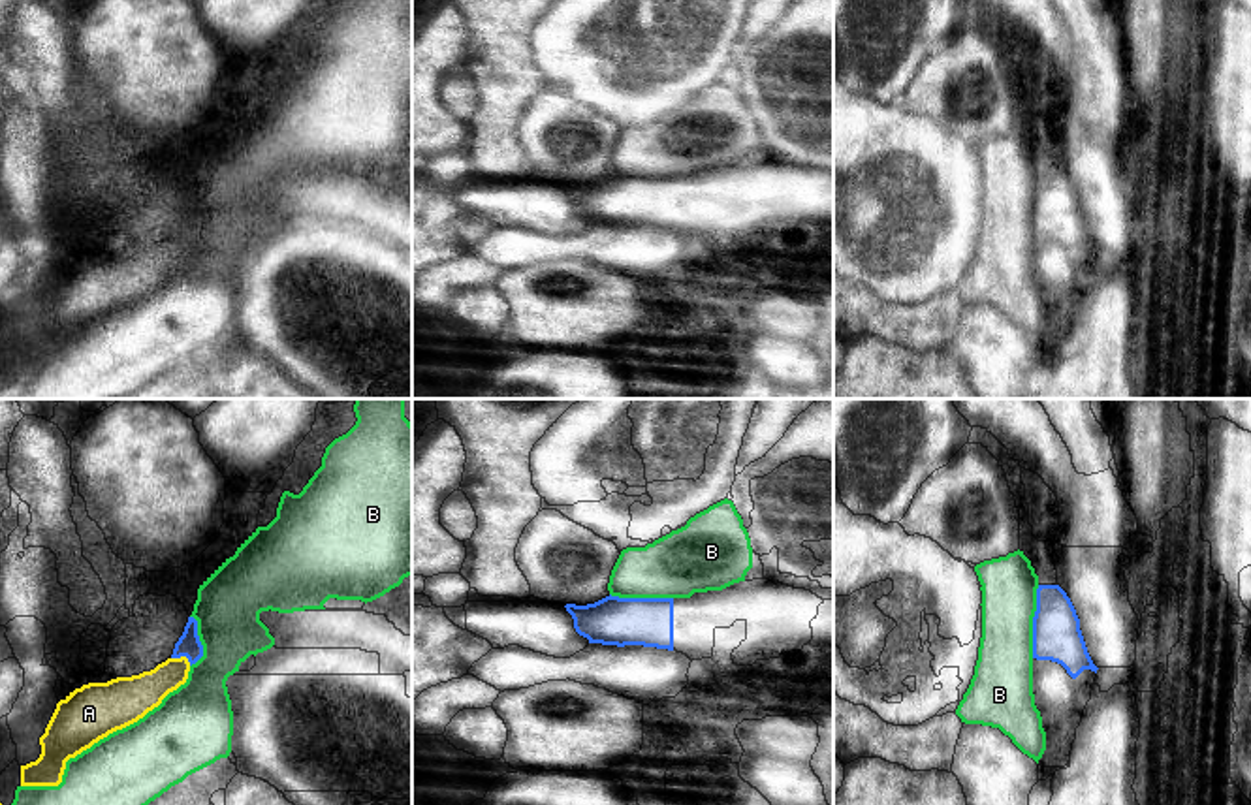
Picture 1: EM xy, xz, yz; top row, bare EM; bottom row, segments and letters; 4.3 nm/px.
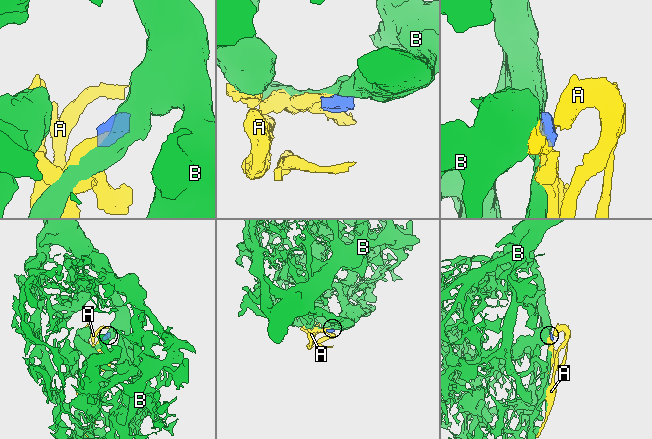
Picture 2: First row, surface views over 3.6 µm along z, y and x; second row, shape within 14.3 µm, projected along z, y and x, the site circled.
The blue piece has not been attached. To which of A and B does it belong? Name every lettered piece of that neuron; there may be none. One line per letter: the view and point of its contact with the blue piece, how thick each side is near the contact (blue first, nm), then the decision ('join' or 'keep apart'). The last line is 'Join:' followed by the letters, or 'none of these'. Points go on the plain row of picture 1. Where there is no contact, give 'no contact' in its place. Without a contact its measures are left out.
A: xy (183, 234) | 100/160 nm | join
B: yz (1033, 200) | 200/240 nm | keep apart
Join: A

